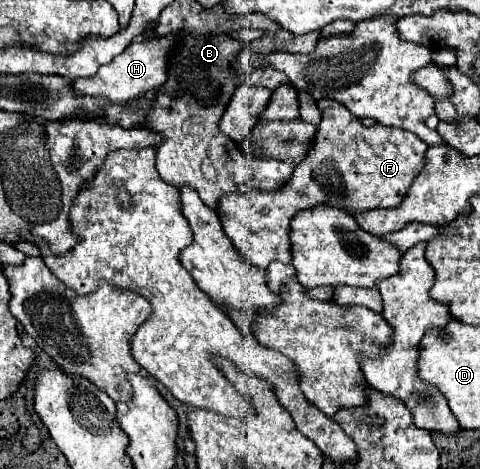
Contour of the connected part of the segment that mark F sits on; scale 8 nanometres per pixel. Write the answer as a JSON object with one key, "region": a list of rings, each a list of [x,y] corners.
{"region":[[[333,99],[317,101],[323,119],[317,127],[311,153],[297,165],[289,183],[279,191],[229,193],[221,201],[221,221],[235,249],[257,267],[271,261],[291,263],[291,219],[301,209],[333,205],[349,215],[377,208],[394,208],[425,167],[427,145],[411,131],[399,127],[365,127],[345,105]]]}

